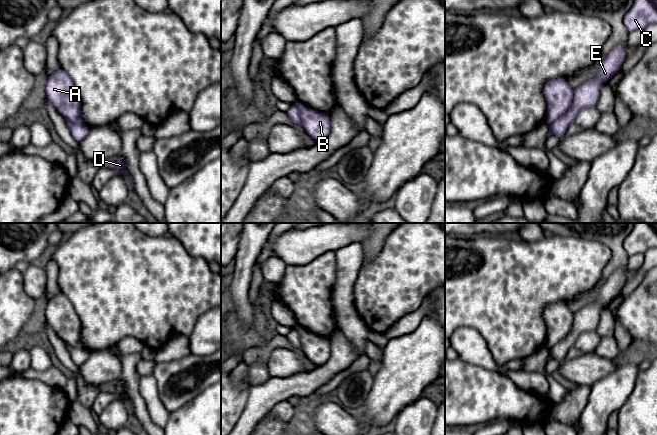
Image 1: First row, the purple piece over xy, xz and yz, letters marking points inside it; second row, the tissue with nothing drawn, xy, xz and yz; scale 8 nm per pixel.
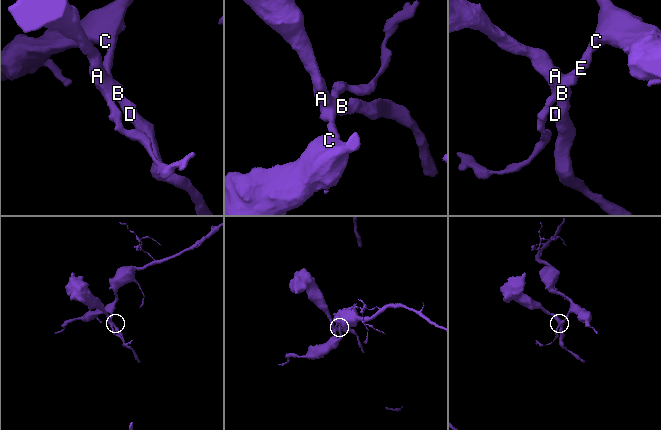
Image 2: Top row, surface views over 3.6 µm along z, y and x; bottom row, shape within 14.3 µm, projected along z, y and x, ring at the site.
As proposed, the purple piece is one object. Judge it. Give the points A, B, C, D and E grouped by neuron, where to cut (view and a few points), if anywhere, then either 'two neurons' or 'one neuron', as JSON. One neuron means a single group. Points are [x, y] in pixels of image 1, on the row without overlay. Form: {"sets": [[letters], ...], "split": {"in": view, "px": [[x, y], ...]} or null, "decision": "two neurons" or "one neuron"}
{"sets": [["A", "B", "D"], ["C", "E"]], "split": {"in": "yz", "px": [[573, 314], [571, 330], [549, 349]]}, "decision": "two neurons"}

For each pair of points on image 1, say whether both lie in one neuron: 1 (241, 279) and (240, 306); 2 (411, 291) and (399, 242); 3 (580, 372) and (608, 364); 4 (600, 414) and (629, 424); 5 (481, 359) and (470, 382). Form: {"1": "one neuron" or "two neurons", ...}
{"1": "one neuron", "2": "one neuron", "3": "one neuron", "4": "two neurons", "5": "two neurons"}

